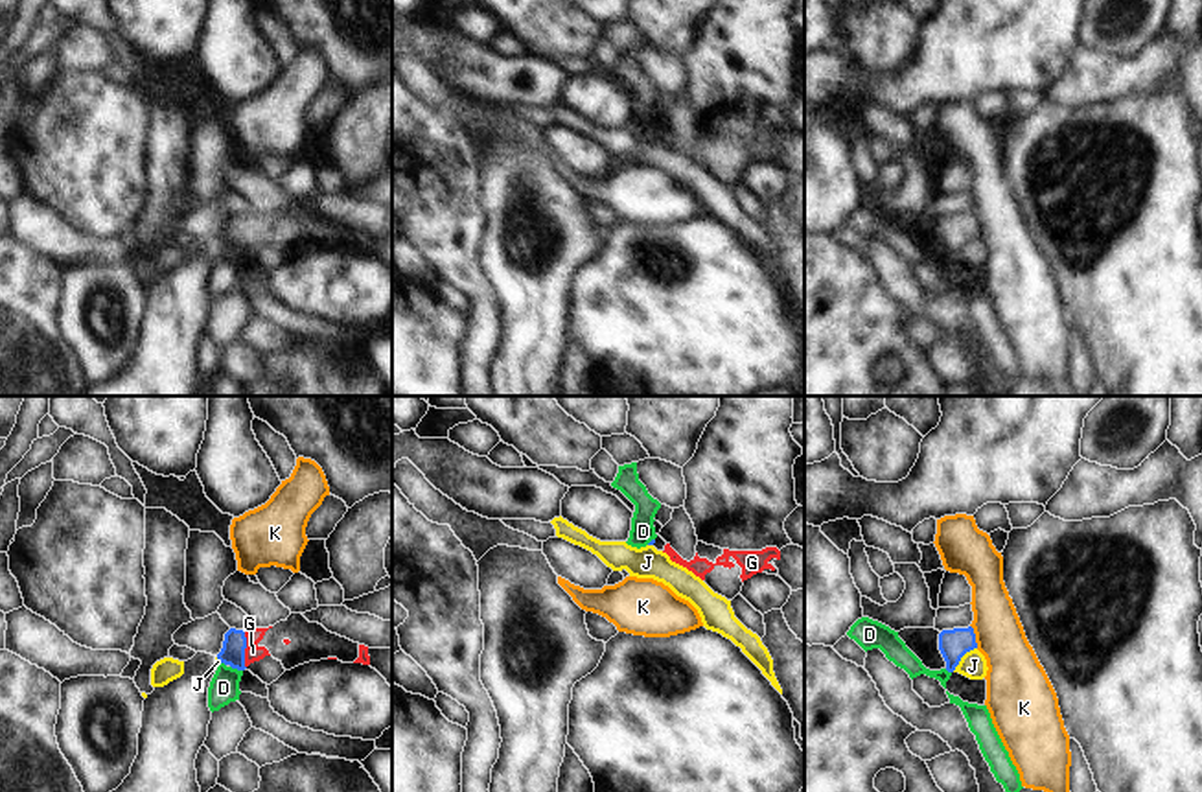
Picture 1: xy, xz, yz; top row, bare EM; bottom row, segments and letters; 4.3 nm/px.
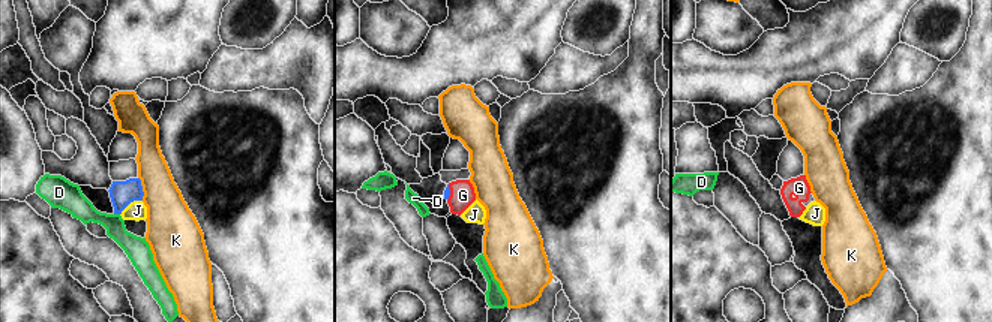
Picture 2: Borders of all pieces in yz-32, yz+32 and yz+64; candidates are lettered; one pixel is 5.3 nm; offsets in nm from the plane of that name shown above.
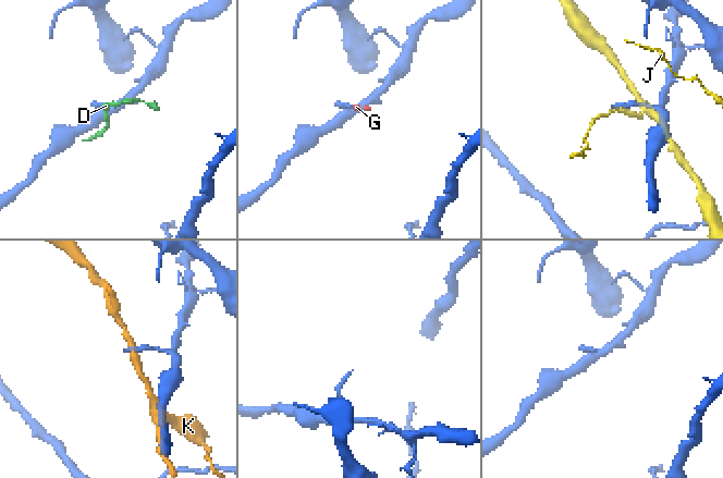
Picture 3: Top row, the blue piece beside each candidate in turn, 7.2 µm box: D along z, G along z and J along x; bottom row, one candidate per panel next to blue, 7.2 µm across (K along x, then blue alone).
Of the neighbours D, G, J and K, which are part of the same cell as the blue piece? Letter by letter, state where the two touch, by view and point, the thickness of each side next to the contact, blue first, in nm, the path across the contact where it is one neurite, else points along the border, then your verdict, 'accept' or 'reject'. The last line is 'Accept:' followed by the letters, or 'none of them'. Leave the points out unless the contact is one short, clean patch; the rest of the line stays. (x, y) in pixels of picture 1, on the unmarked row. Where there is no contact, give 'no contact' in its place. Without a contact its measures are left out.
D: xy (236, 255) | 110/130 nm | along xy (231, 253), (242, 258) | reject
G: xy (245, 234) | 110/80 nm | across xy (232, 240), (245, 234), (253, 240) | accept
J: yz (961, 244) | 130/120 nm | along yz (976, 234), (952, 258) | reject
K: yz (974, 223) | 130/240 nm | reject
Accept: G

